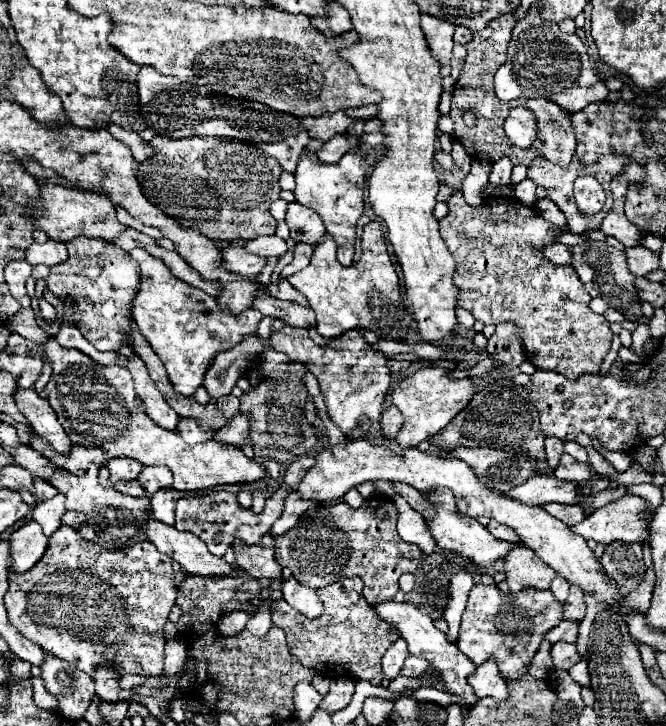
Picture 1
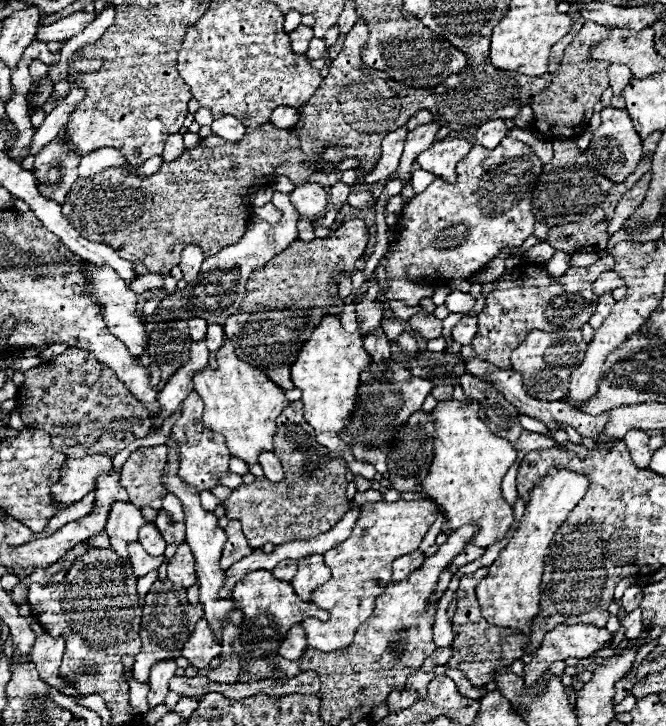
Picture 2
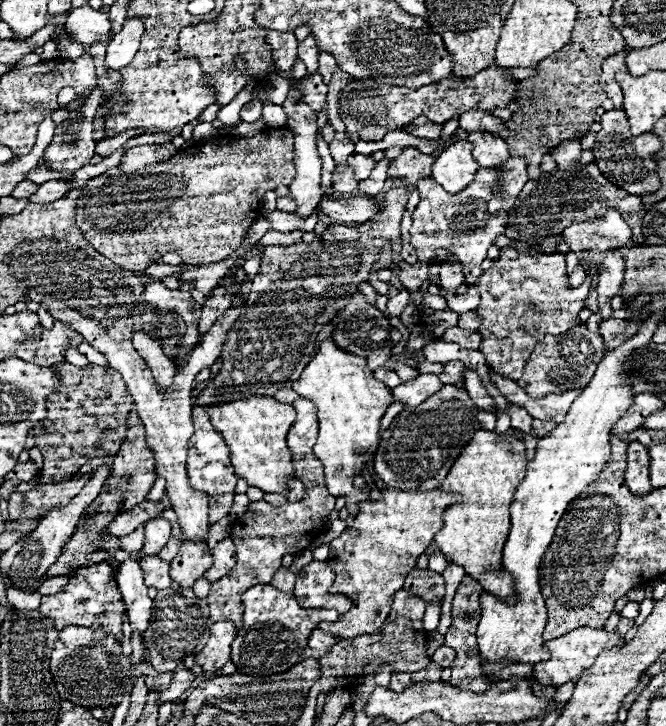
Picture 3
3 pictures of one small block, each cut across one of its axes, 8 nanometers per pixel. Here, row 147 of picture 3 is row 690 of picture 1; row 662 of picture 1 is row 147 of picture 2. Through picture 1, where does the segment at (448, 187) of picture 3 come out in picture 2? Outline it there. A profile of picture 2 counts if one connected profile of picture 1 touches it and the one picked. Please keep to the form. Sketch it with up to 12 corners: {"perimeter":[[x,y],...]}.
{"perimeter":[[436,140],[416,162],[434,176],[456,182],[456,166],[474,144]]}

